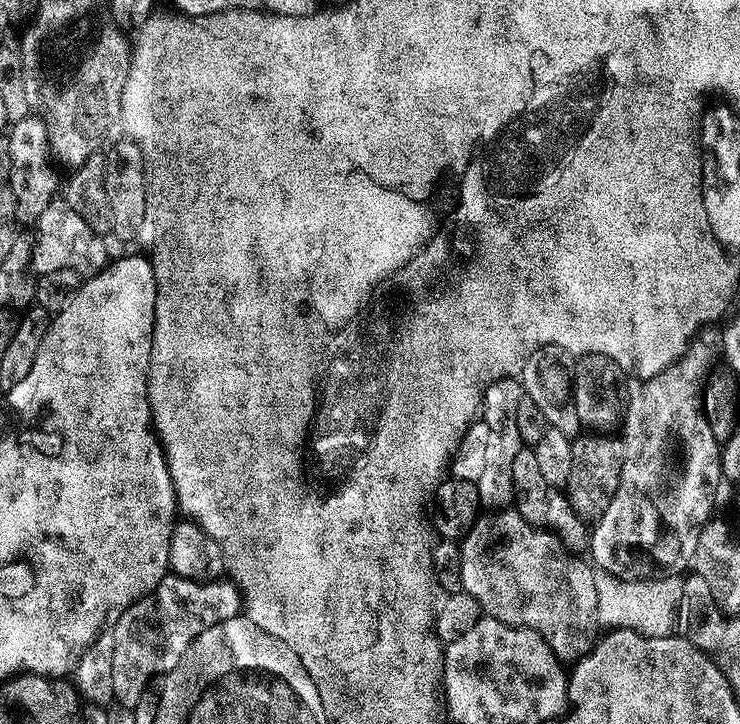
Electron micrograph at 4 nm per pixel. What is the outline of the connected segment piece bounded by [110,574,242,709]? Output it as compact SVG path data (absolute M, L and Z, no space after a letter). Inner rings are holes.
M171 574L162 577L156 589L130 605L110 629L114 634L115 703L121 708L136 708L138 698L142 698L142 694L153 683L152 679L155 676L163 678L172 672L174 666L178 666L178 662L182 662L186 650L190 650L194 638L198 638L198 634L202 634L202 630L210 630L210 626L241 615L241 612L240 589L232 583L231 579L219 578L205 582Z

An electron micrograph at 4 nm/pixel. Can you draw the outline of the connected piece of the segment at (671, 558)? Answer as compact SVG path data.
M693 339L684 355L668 368L661 369L656 376L647 377L641 383L644 385L640 393L627 401L622 421L622 478L618 482L618 490L614 490L614 498L610 498L606 510L590 528L590 560L600 572L609 572L611 576L640 578L651 573L648 571L652 564L657 564L660 570L687 569L696 552L700 530L713 515L716 487L722 481L722 444L719 444L718 433L702 407L700 395L702 385L713 371L712 363L716 356L718 360L718 348L715 343L712 345L710 341L700 339Z

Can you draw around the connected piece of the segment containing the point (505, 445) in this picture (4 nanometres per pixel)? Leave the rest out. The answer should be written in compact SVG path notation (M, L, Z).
M511 376L494 381L484 391L482 422L488 427L488 445L486 446L486 466L482 469L482 478L476 480L476 489L480 495L480 503L485 509L499 510L513 503L516 494L512 477L514 454L518 454L522 447L516 411L518 402L525 399L525 396L526 393L519 379Z

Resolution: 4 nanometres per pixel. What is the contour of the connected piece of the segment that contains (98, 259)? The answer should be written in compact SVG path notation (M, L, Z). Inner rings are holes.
M54 198L42 210L34 225L36 236L32 240L32 271L37 277L50 274L50 270L74 270L81 278L95 276L109 263L102 235L95 233L85 219L72 210L64 198Z

